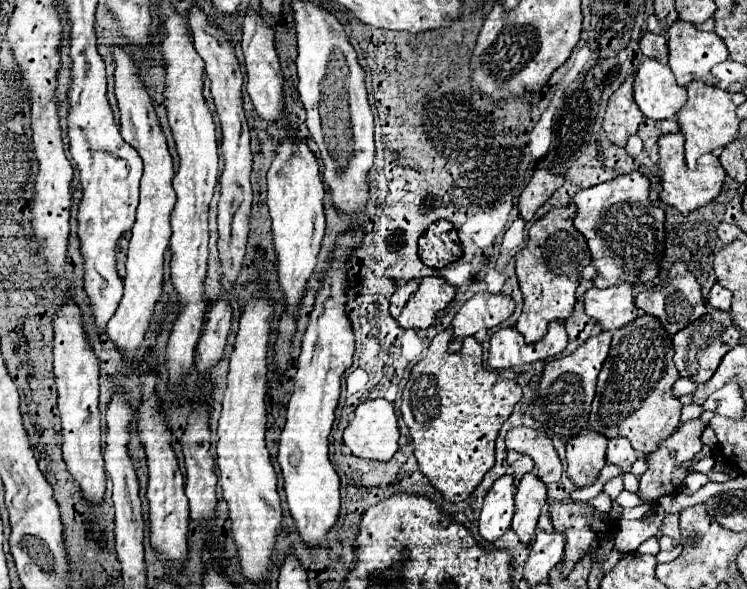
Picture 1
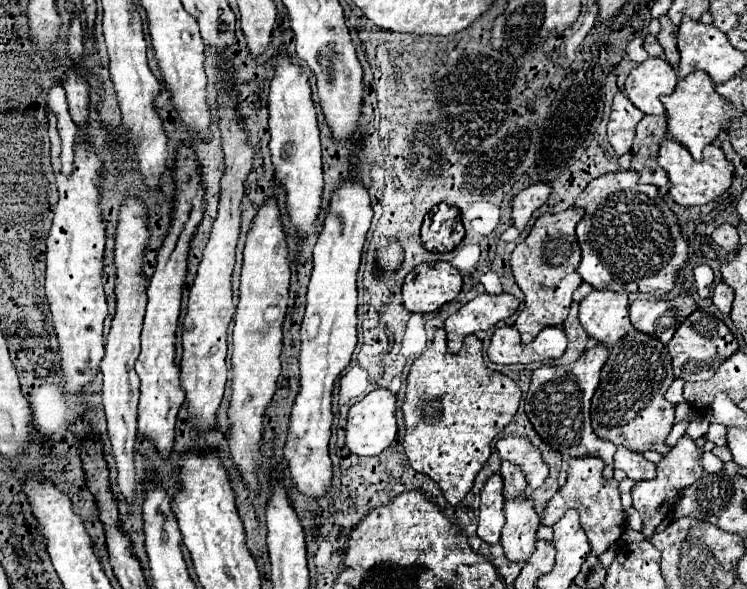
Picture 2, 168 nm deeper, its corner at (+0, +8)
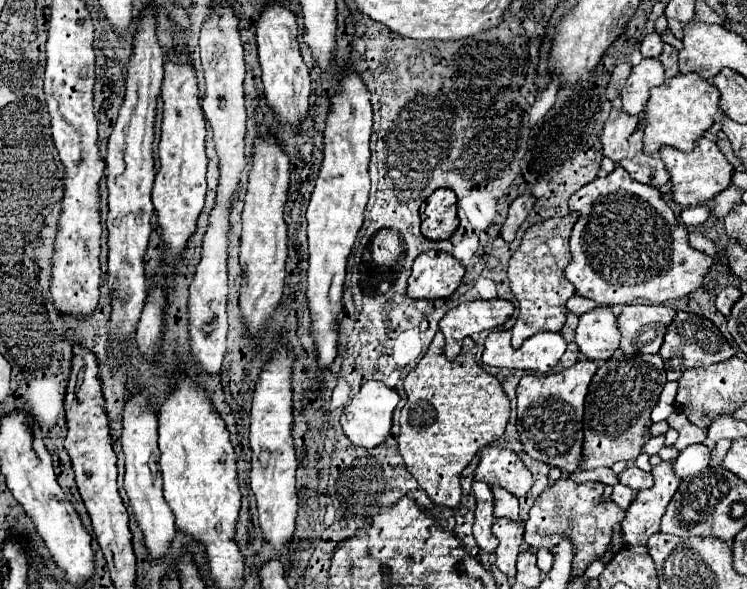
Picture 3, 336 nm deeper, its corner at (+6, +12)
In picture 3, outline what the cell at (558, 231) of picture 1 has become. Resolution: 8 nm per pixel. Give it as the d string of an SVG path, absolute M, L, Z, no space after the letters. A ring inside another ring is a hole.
M571 212L569 216L551 218L531 226L523 236L521 246L509 260L507 276L511 282L511 292L519 302L519 316L515 326L511 328L513 348L521 348L521 344L537 332L561 332L561 328L565 326L565 304L575 294L573 284L569 284L569 280L565 278L565 268L571 262L569 236L577 218L579 214Z

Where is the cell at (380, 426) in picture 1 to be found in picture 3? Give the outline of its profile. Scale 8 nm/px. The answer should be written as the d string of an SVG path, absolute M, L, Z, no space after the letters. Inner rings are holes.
M367 380L341 414L341 428L343 428L345 436L355 446L375 448L389 436L391 416L393 416L393 410L397 408L397 404L399 404L399 394L393 388L387 388L383 382L377 382L377 380Z

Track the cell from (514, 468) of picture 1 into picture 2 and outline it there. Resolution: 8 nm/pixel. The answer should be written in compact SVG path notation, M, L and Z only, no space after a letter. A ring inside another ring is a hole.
M503 462L501 464L501 476L503 476L503 492L505 498L515 498L515 496L523 496L527 490L527 480L523 476L523 472L517 472L519 466L515 466L513 462Z

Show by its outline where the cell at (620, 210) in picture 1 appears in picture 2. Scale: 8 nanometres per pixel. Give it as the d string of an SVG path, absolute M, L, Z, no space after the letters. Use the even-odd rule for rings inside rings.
M611 172L599 176L587 184L587 188L577 196L575 206L585 210L577 224L577 240L581 244L581 264L579 274L593 288L611 288L615 292L645 292L651 296L661 296L669 292L675 284L675 276L687 262L687 242L679 232L679 222L665 200L659 196L659 188L639 182L639 172Z

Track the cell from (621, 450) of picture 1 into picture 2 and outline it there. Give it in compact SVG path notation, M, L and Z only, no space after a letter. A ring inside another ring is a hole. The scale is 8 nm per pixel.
M617 446L617 452L615 452L615 464L613 468L619 468L623 470L631 480L649 480L649 478L655 478L655 464L647 462L643 458L643 454L639 452L633 452L625 446Z

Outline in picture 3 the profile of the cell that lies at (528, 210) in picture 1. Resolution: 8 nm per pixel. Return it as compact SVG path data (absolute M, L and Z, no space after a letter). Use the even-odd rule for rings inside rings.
M529 194L519 196L519 198L511 204L509 216L507 216L507 220L505 220L503 228L501 228L501 238L503 238L505 242L513 242L513 240L515 240L515 232L517 232L517 228L525 222L525 218L529 216L533 204L535 204L535 198L529 196Z

